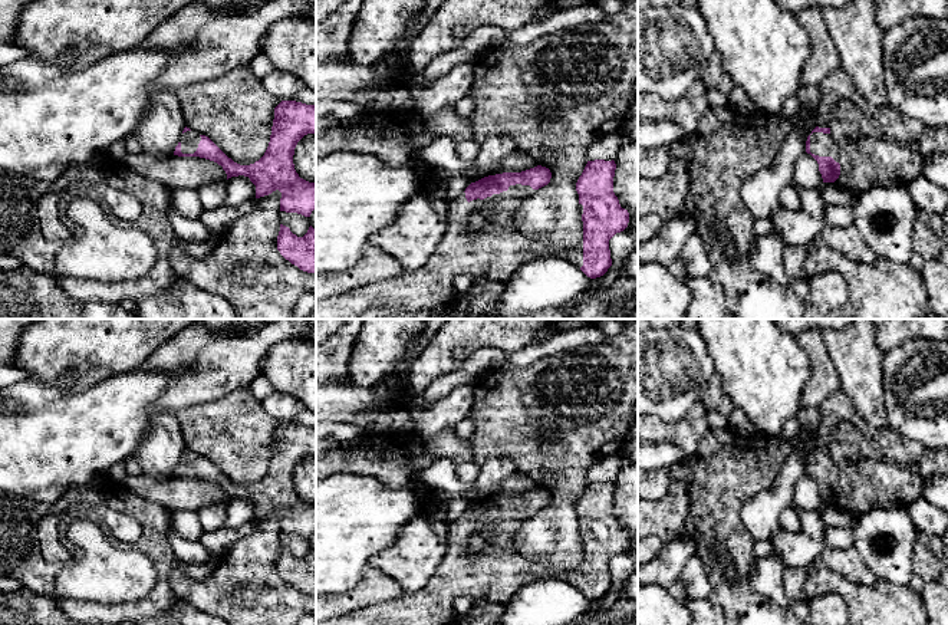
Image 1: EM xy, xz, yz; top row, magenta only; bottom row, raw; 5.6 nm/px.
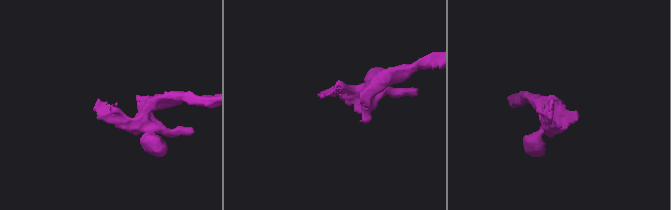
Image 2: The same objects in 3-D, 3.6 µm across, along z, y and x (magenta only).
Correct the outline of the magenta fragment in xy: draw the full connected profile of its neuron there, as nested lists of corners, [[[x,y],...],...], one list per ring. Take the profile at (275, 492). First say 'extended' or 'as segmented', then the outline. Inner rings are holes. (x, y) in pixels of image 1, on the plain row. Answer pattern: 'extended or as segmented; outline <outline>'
extended; outline [[[282,422],[274,430],[274,441],[269,468],[264,477],[250,487],[240,487],[228,480],[208,458],[200,457],[190,450],[184,450],[181,461],[175,468],[174,477],[200,478],[217,484],[231,499],[244,497],[256,507],[256,520],[271,516],[279,511],[282,514],[280,533],[297,534],[310,539],[316,532],[316,504],[309,504],[299,499],[294,491],[293,477],[297,464],[307,455],[316,455],[316,427],[306,427],[296,422]]]

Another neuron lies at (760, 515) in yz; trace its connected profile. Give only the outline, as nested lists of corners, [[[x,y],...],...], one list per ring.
[[[806,437],[783,463],[774,484],[741,507],[741,522],[754,542],[770,540],[780,529],[780,514],[793,504],[794,486],[816,448],[817,438]]]

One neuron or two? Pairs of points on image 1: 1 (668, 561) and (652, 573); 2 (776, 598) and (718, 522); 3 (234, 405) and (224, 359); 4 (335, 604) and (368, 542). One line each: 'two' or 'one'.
1: one
2: two
3: two
4: two

